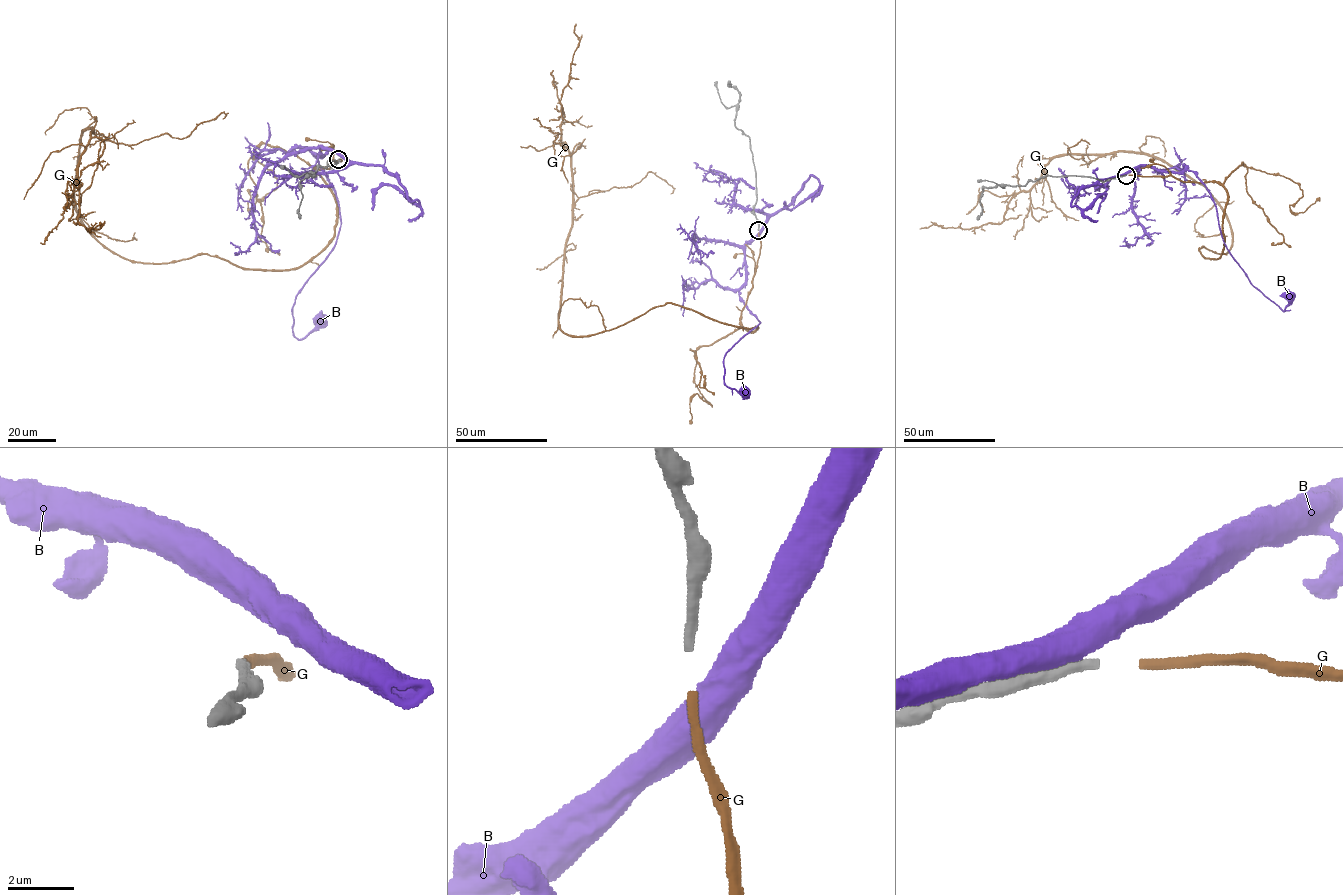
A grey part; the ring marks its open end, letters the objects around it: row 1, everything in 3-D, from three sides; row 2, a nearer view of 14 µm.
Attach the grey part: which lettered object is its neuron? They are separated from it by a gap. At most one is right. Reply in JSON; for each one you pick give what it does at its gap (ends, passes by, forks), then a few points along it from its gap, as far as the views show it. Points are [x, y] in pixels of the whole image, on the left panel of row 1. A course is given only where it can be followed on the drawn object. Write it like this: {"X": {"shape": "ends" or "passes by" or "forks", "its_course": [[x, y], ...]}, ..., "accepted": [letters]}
{"G": {"shape": "ends", "its_course": [[338, 159], [315, 168], [334, 237], [302, 265], [134, 262], [76, 207], [85, 129], [76, 223], [97, 230]]}, "accepted": ["G"]}

